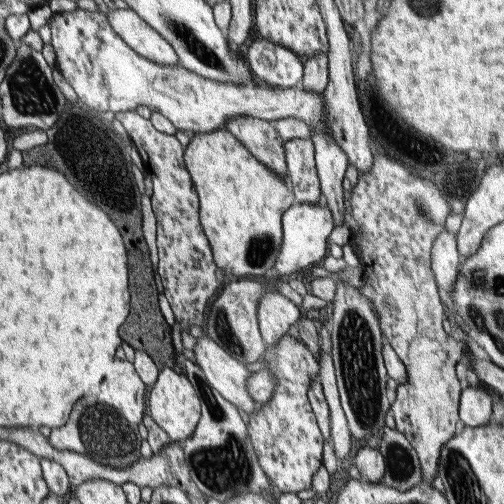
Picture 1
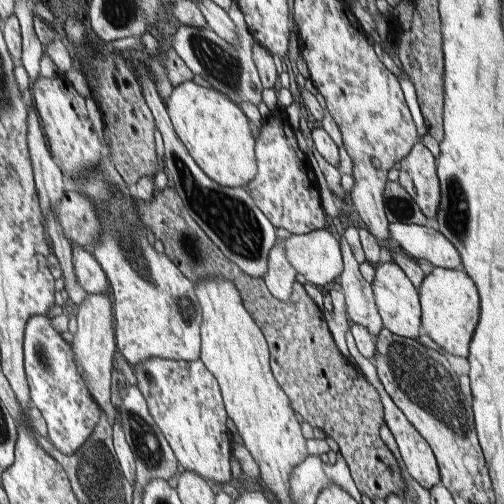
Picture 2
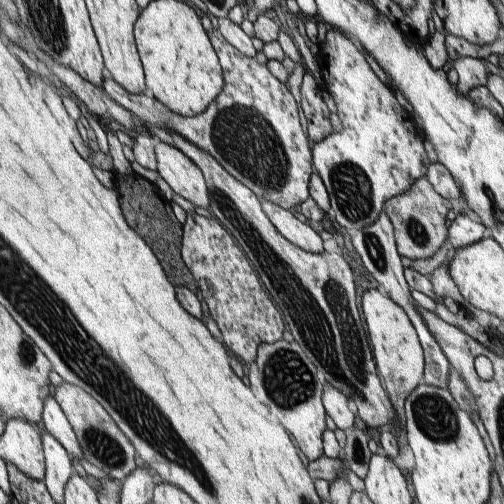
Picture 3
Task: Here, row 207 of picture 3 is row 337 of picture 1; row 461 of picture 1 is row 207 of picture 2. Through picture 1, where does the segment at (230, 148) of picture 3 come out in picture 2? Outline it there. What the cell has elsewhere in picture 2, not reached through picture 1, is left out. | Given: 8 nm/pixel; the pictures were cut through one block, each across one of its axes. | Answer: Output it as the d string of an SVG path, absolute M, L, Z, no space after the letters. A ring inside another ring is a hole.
M277 106L275 110L269 110L269 116L263 118L261 134L257 136L257 176L245 186L245 190L275 228L283 228L291 236L303 236L323 230L325 214L321 210L317 180L309 168L307 156L297 146L293 132L295 130L287 124L285 110Z

